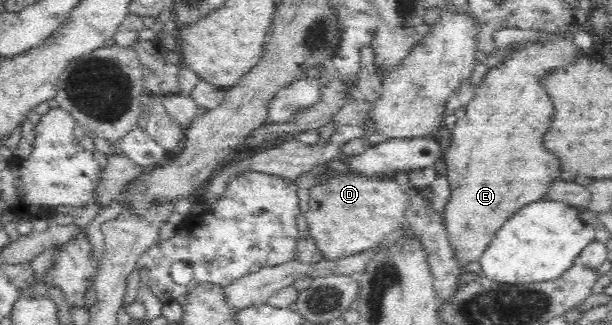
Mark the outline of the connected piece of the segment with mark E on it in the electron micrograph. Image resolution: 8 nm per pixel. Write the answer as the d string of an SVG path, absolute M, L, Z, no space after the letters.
M572 37L544 43L525 42L526 46L522 51L509 55L507 64L502 61L486 74L484 81L475 88L474 97L465 107L466 114L450 123L453 140L444 154L450 196L441 215L444 218L449 246L453 249L453 257L462 272L465 266L480 263L489 244L497 232L501 231L501 226L519 208L543 199L551 182L559 178L559 160L543 148L541 140L543 134L549 130L553 108L543 85L539 84L539 74L547 72L549 68L557 68L583 58L586 52L572 44Z

